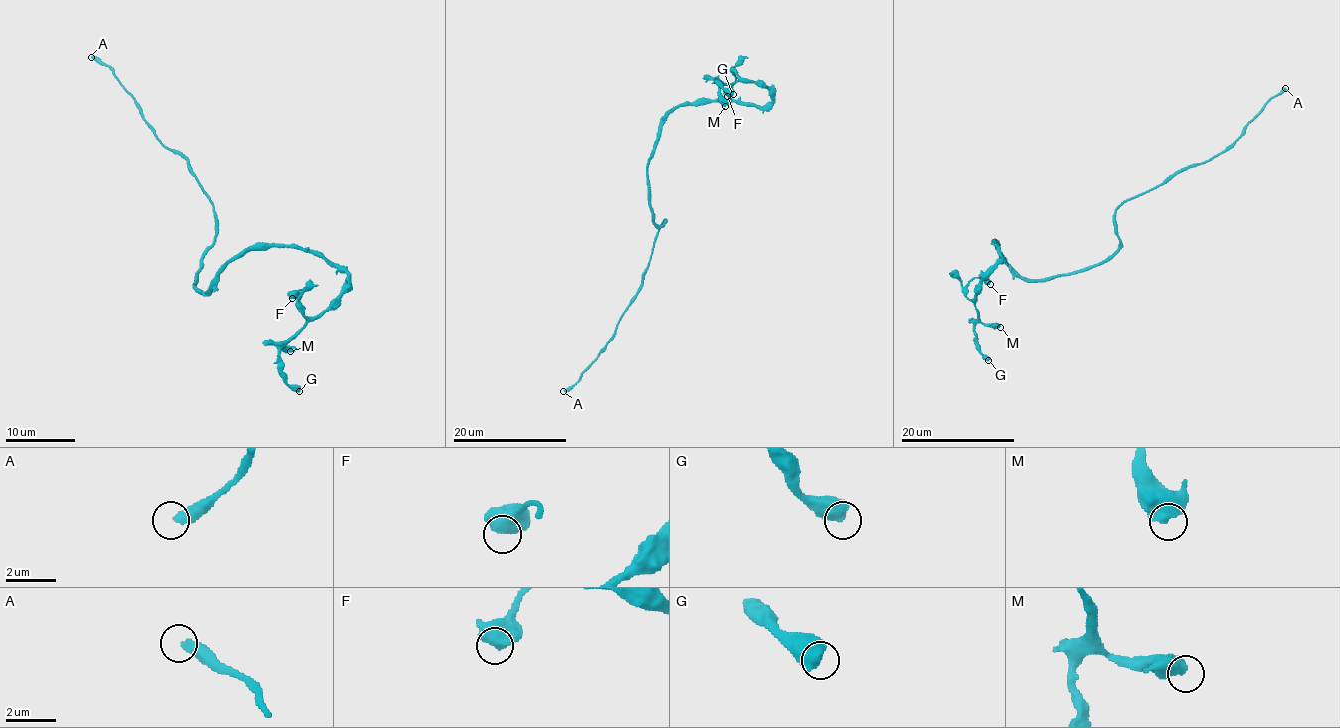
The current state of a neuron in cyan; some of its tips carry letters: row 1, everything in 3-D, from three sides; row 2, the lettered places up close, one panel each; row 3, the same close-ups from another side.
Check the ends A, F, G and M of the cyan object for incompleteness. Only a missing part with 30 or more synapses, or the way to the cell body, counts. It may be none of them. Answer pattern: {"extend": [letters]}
{"extend": ["A"]}

